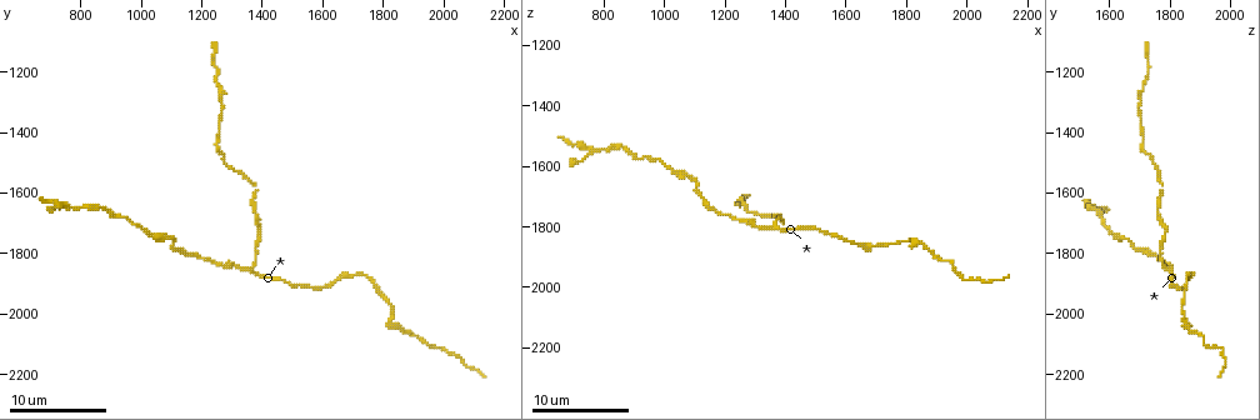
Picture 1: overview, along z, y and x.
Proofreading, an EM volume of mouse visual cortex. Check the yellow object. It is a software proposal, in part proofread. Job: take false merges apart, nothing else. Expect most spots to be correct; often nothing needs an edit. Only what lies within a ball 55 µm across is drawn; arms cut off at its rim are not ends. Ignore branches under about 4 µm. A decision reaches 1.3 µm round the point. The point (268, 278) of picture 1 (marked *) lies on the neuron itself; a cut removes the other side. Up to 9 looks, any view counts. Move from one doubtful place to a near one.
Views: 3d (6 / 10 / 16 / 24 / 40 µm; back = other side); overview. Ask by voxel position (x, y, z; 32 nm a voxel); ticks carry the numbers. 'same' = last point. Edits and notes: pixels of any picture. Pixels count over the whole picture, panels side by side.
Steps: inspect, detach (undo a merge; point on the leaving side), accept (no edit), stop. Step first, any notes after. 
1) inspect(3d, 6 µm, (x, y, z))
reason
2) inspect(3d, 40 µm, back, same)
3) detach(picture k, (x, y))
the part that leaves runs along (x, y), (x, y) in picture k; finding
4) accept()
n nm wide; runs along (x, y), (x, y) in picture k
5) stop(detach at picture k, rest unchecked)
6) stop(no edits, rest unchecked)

inspect(3d, 16 µm, (1360, 1850, 1800))
three arms meet

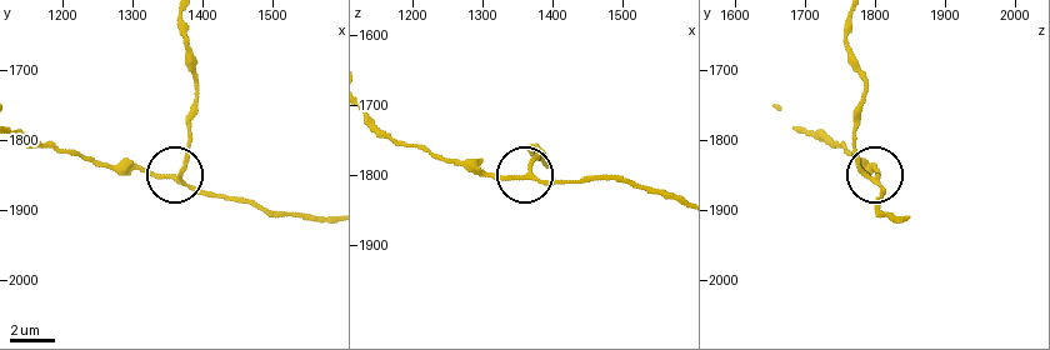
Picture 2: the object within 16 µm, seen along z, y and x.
inspect(3d, 6 µm, (1365, 1855, 1790))
zoom in

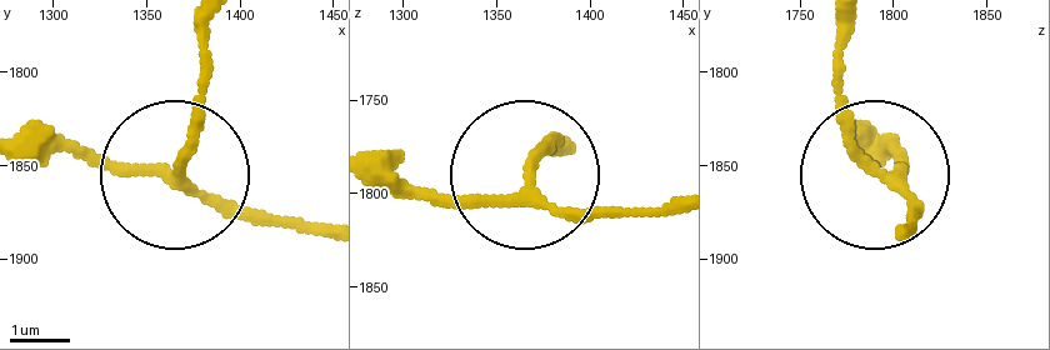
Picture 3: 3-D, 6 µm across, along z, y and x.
accept()
side arm 29 µm; 3 arms; all the same neuron

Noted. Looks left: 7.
inspect(3d, 10 µm, (1170, 1810, 1750))
thick turns thin

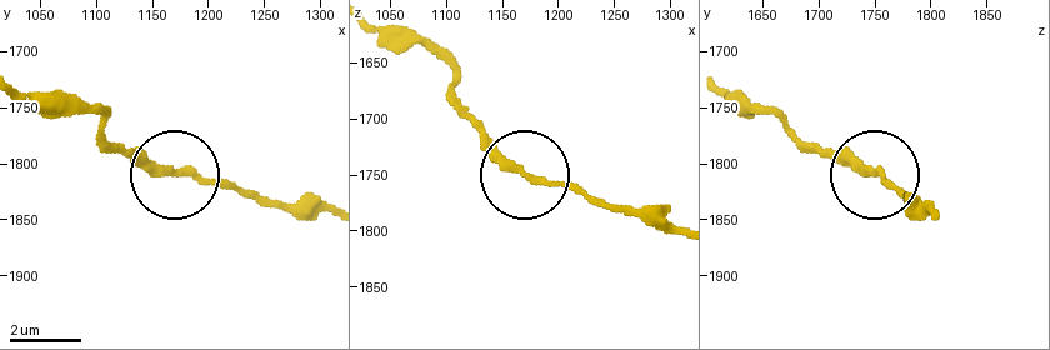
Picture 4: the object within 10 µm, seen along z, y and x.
accept()
runs along (326, 211), (106, 154) in picture 4; all the same neuron

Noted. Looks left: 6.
inspect(3d, 10 µm, (1090, 1750, 1650))
calibre changes

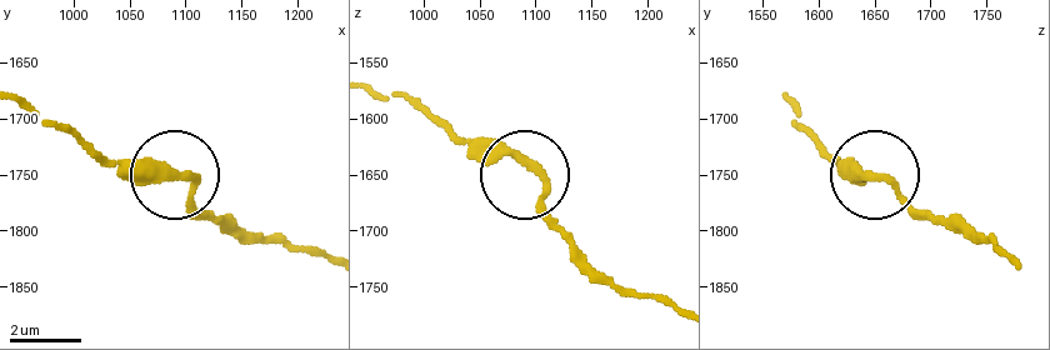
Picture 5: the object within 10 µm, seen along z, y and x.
accept()
one neuron here

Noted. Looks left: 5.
inspect(3d, 6 µm, (880, 1660, 1560))
thin neck

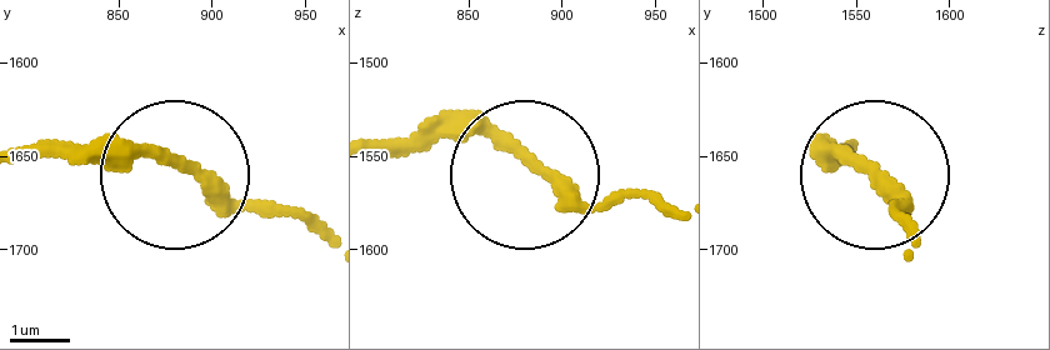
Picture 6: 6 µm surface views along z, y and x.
accept()
220 nm wide; runs along (678, 204), (633, 189), (573, 199), (469, 130), (379, 145) in picture 6; one neuron here

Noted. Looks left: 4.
stop(no edits, rest unchecked)

